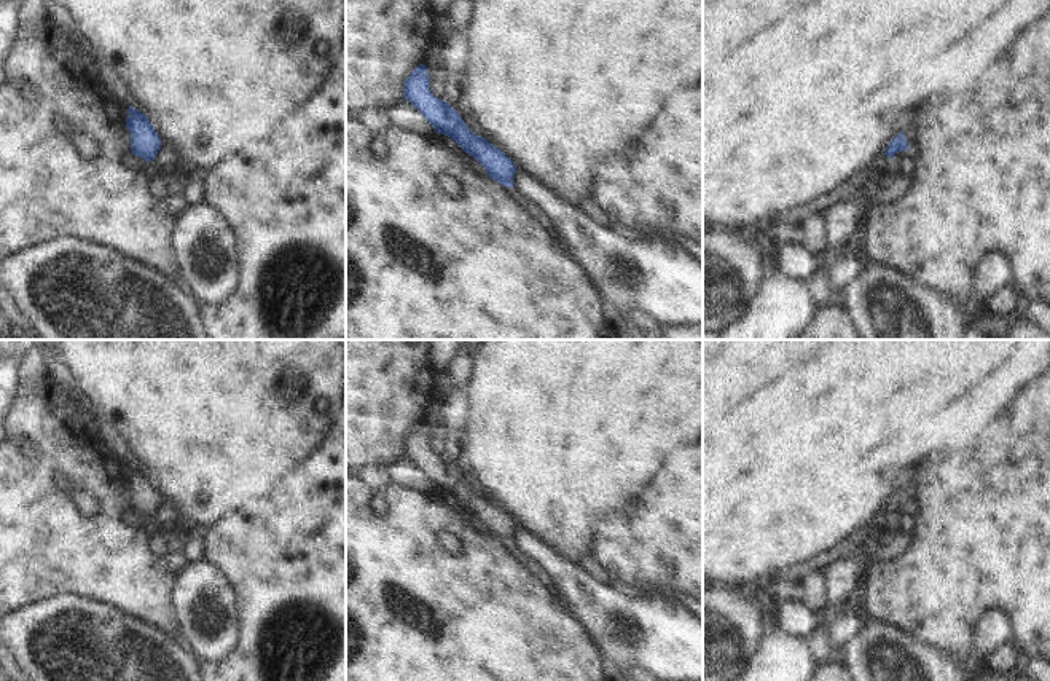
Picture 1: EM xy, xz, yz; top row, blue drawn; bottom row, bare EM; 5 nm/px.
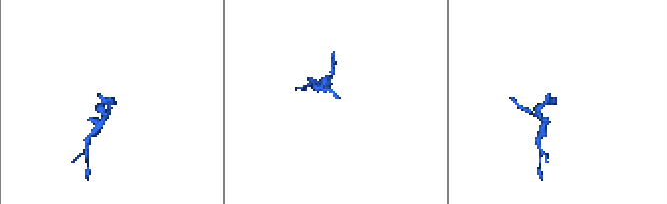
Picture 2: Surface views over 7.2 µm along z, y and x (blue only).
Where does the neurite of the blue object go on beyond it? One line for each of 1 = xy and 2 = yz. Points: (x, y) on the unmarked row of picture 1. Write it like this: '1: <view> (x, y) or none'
1: none
2: none

